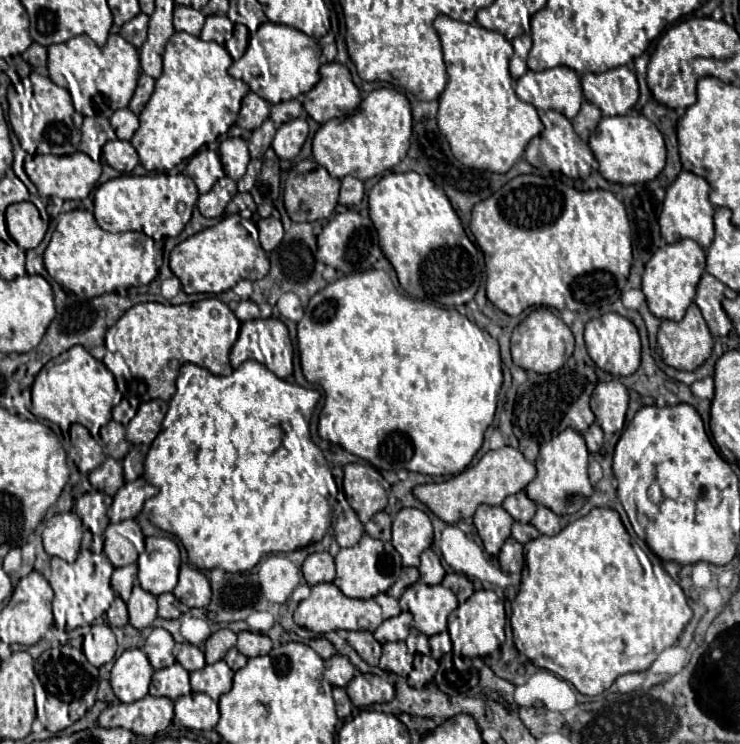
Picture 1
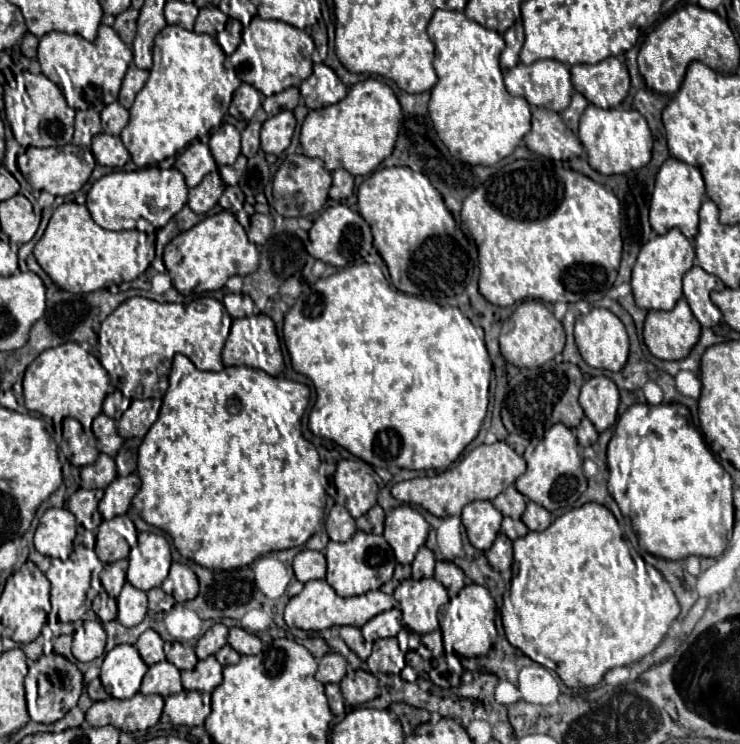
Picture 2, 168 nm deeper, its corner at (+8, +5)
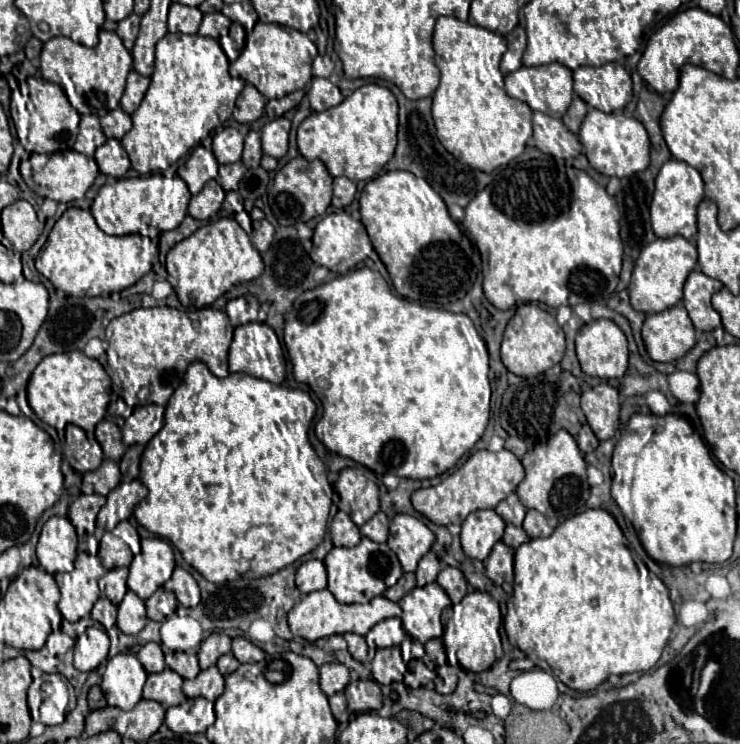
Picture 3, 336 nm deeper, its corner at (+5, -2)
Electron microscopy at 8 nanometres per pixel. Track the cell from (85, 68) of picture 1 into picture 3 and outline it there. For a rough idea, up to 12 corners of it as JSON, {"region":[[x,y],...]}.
{"region":[[112,31],[94,49],[52,37],[42,77],[80,115],[120,105],[132,55]]}

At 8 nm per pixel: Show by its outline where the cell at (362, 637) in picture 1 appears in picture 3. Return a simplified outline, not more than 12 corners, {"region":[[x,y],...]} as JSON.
{"region":[[344,635],[350,655],[366,663],[368,647],[362,635]]}

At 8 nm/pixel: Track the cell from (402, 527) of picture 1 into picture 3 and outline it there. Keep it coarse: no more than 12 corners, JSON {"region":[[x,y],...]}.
{"region":[[396,515],[388,547],[404,571],[416,571],[434,533],[416,517]]}

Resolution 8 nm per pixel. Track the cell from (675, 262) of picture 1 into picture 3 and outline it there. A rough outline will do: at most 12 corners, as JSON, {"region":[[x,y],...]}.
{"region":[[682,235],[656,239],[636,259],[630,305],[660,313],[682,299],[698,261]]}

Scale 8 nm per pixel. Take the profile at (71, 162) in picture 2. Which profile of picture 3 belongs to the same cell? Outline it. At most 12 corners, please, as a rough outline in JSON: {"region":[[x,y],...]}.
{"region":[[74,151],[34,153],[20,164],[26,185],[58,203],[82,199],[96,161]]}

